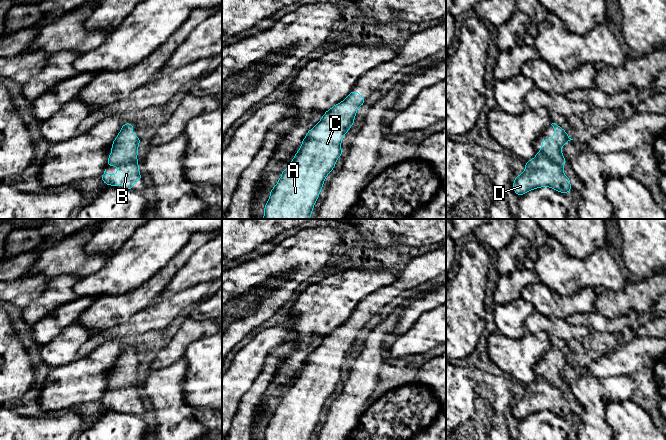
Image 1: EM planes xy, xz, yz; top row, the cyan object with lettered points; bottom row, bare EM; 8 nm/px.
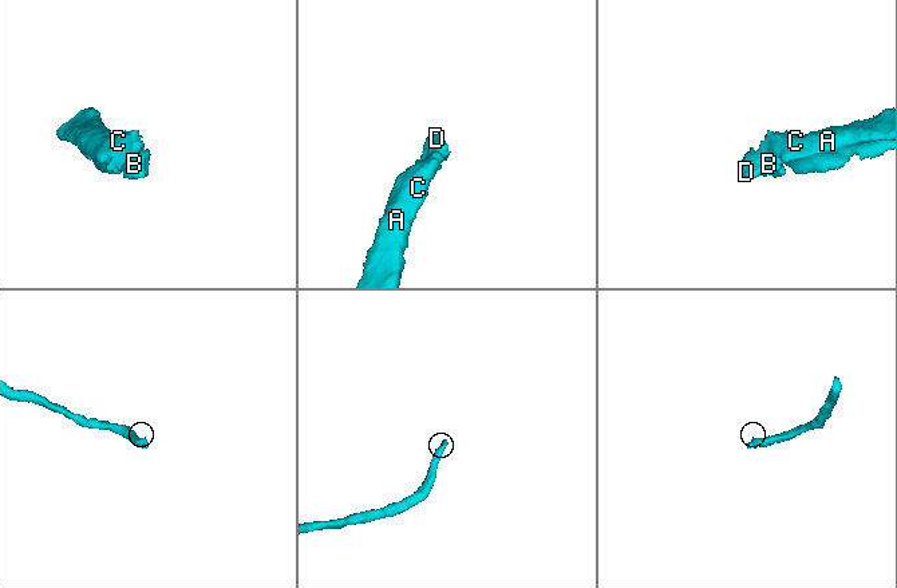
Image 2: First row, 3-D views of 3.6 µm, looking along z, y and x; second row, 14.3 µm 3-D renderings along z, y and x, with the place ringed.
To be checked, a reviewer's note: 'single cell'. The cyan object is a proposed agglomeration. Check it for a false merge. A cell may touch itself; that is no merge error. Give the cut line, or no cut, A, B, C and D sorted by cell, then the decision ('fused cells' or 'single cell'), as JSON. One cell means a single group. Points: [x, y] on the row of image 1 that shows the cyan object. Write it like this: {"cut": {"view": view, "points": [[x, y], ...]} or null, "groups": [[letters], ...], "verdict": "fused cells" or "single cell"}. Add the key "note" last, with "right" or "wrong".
{"cut": null, "groups": [["A", "B", "C", "D"]], "verdict": "single cell", "note": "right"}

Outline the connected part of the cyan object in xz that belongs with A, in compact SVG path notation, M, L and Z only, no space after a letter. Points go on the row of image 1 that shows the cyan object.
M351 91L342 102L326 111L321 120L307 132L290 165L282 171L276 186L270 190L263 219L310 219L326 176L343 154L341 141L354 124L358 108L365 102L360 93Z

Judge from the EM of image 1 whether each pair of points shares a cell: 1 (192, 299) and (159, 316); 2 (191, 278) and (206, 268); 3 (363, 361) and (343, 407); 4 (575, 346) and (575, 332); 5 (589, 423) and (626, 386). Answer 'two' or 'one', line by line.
1: one
2: one
3: one
4: one
5: one

